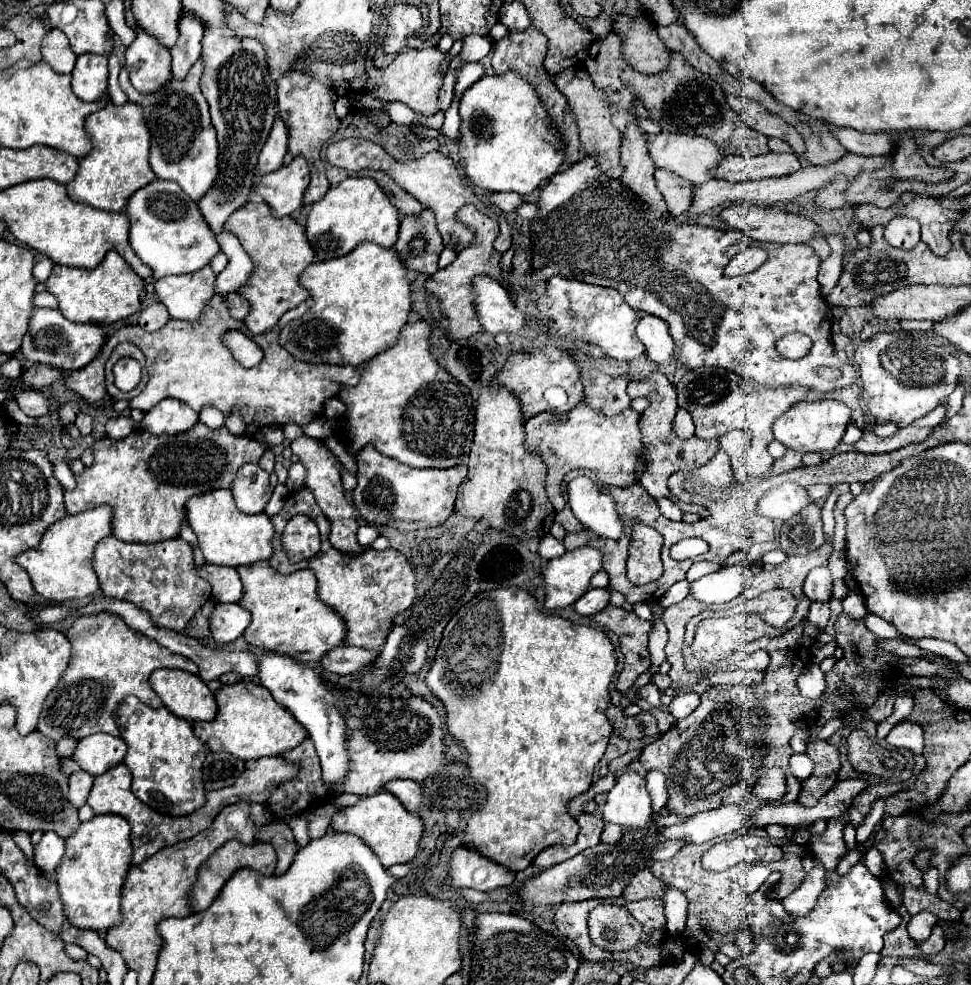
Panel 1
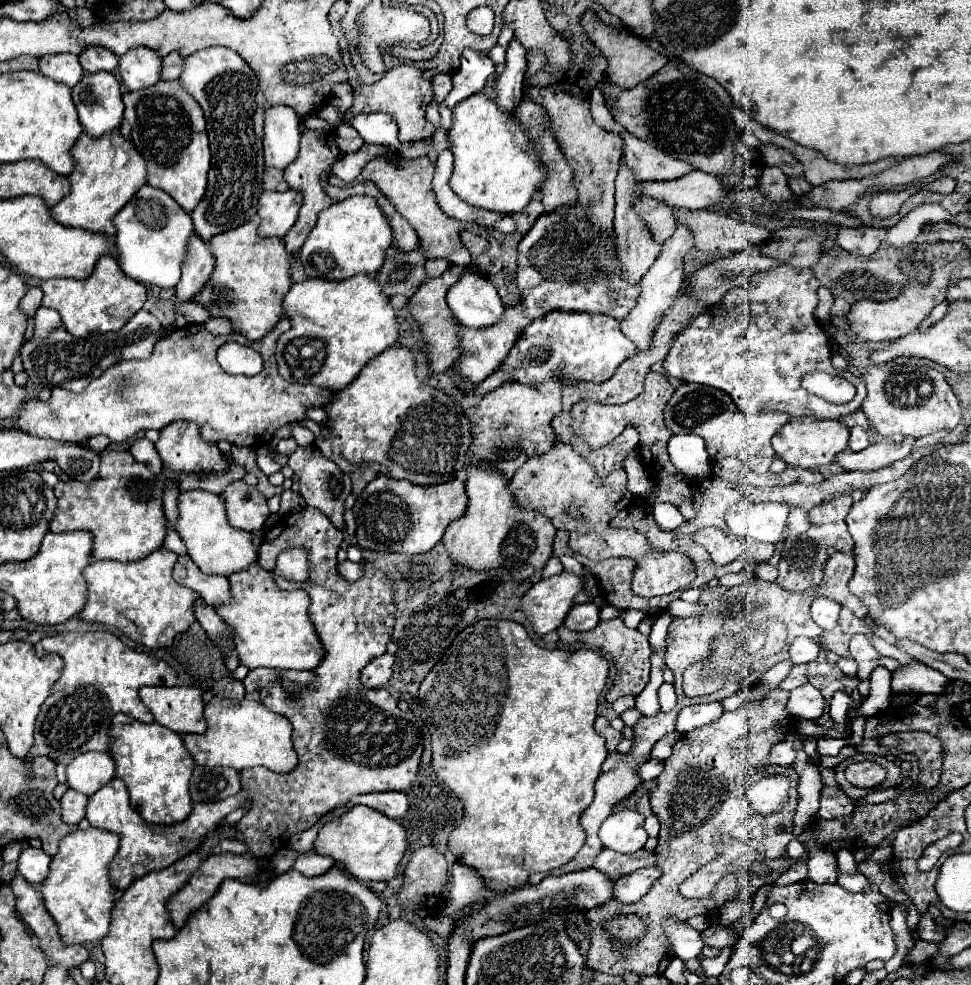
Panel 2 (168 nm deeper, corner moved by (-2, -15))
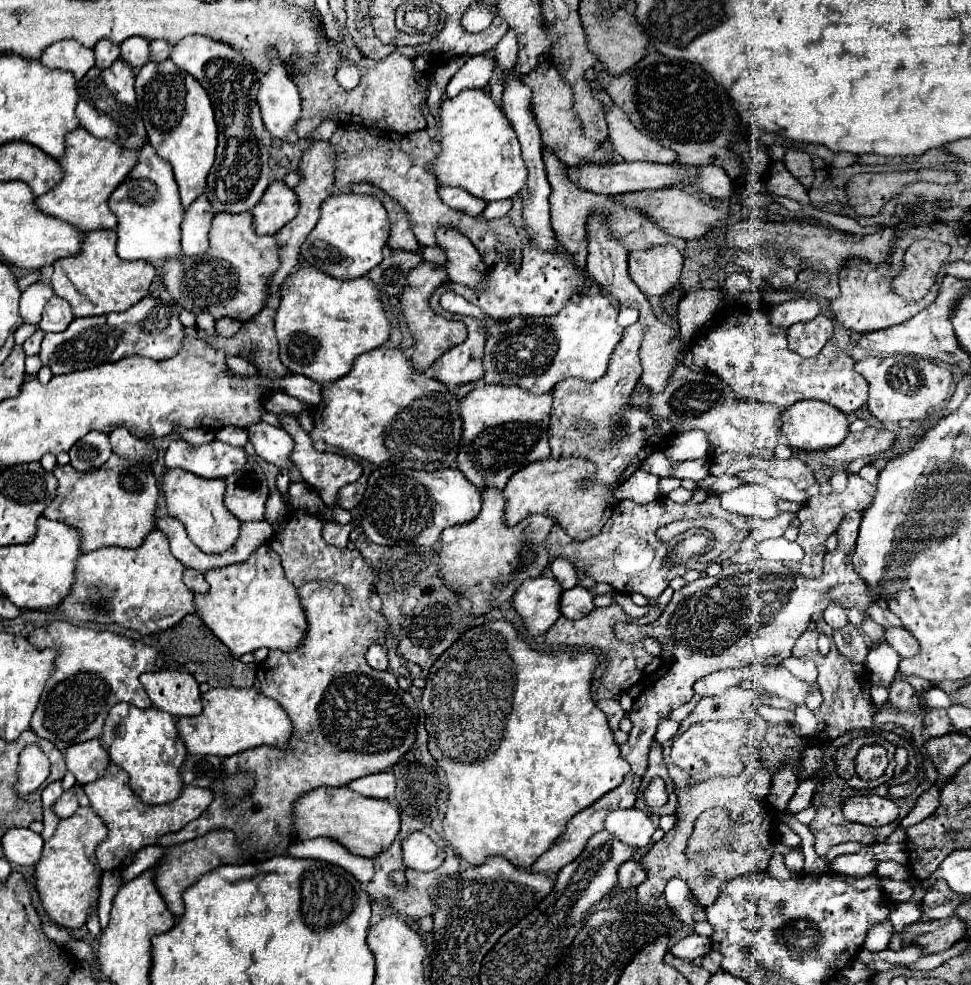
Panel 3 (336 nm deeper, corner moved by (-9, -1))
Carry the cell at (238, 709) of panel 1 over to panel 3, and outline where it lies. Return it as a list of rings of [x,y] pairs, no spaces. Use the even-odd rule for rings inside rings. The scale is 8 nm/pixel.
[[[210,688],[204,696],[204,710],[200,716],[192,718],[180,718],[178,720],[178,732],[184,738],[184,744],[188,748],[188,754],[216,754],[216,756],[232,756],[250,748],[258,746],[274,746],[278,750],[286,750],[290,746],[292,738],[292,720],[286,714],[286,710],[272,698],[266,698],[262,692],[256,692],[254,688]]]

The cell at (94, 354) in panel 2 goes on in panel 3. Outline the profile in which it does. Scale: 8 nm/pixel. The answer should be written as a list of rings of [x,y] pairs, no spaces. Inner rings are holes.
[[[146,296],[126,312],[110,312],[94,318],[74,318],[64,332],[46,334],[42,340],[40,360],[52,374],[68,374],[76,370],[88,370],[104,362],[118,362],[126,356],[146,356],[154,360],[170,358],[178,352],[182,340],[182,324],[178,320],[176,306],[162,298]]]

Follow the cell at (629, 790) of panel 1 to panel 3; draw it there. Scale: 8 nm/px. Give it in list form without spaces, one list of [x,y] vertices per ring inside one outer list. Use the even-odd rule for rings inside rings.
[[[618,808],[606,816],[606,830],[628,846],[646,848],[656,830],[656,822],[638,808]]]

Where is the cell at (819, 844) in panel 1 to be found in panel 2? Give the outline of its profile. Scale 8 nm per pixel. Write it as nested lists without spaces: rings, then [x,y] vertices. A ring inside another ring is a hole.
[[[839,872],[839,884],[851,892],[863,892],[863,888],[867,888],[867,878],[859,872],[855,872],[855,874]]]

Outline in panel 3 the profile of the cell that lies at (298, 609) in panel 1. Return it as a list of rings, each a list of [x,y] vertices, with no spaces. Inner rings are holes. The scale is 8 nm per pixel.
[[[268,544],[250,554],[250,560],[254,562],[244,562],[248,568],[244,568],[244,564],[234,564],[226,566],[226,570],[204,574],[210,590],[206,596],[194,596],[198,616],[204,618],[206,626],[214,630],[216,638],[220,638],[234,656],[242,656],[258,648],[282,652],[296,650],[308,630],[308,620],[296,586],[286,580],[280,558]]]

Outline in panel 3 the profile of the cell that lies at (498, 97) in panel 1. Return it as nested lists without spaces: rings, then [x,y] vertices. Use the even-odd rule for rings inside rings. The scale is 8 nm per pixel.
[[[472,88],[472,90],[460,92],[456,98],[448,98],[440,106],[440,134],[442,134],[442,140],[440,140],[442,150],[432,164],[432,172],[436,174],[440,184],[464,188],[466,192],[470,192],[486,202],[514,198],[516,194],[520,194],[524,190],[526,178],[528,178],[528,168],[522,160],[520,142],[514,134],[514,128],[510,126],[510,120],[506,118],[506,114],[502,114],[500,106],[492,100],[492,96],[486,90]]]

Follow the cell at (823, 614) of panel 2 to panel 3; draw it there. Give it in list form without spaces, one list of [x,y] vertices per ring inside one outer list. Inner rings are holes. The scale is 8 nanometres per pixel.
[[[830,602],[828,608],[824,610],[824,620],[826,620],[834,630],[838,630],[838,628],[842,628],[842,626],[846,624],[846,612],[844,612],[844,608],[842,608],[838,602]]]

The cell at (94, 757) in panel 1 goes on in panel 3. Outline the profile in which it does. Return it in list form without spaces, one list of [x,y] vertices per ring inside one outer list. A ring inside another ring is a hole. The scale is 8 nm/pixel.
[[[100,740],[74,744],[66,750],[66,766],[82,786],[98,780],[106,772],[108,764],[110,764],[110,756],[102,748]]]

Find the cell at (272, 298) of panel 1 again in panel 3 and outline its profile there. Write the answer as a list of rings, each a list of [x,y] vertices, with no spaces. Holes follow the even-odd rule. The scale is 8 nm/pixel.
[[[218,212],[214,214],[212,228],[210,228],[210,254],[204,254],[202,258],[174,258],[170,262],[164,262],[162,266],[162,282],[172,296],[176,304],[182,308],[198,314],[202,310],[210,310],[214,318],[230,316],[240,322],[248,322],[254,318],[268,300],[268,282],[274,276],[274,272],[280,268],[280,252],[278,252],[278,242],[274,236],[266,234],[260,236],[254,230],[254,216],[250,212],[240,212],[240,214],[228,214],[228,212]]]

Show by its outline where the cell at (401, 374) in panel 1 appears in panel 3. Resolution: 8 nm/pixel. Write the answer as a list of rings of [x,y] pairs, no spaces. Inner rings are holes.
[[[380,346],[358,356],[352,370],[344,378],[338,378],[322,386],[322,396],[324,396],[322,398],[324,408],[322,408],[321,418],[318,418],[319,423],[315,425],[315,430],[310,432],[314,447],[324,452],[324,447],[328,445],[336,451],[342,451],[348,455],[354,454],[355,460],[364,465],[362,478],[354,484],[344,486],[338,494],[340,506],[344,504],[342,506],[344,510],[352,510],[362,500],[369,475],[376,467],[390,464],[396,468],[434,472],[456,464],[456,456],[462,440],[462,418],[458,414],[460,400],[452,390],[448,390],[446,384],[438,382],[436,378],[418,374],[402,350]]]

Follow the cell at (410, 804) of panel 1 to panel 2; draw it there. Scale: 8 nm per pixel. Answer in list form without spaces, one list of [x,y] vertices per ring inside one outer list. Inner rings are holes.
[[[375,792],[375,794],[361,794],[351,798],[345,806],[355,806],[355,804],[365,804],[369,808],[375,808],[377,812],[401,820],[409,808],[409,800],[407,796],[403,796],[403,792]]]

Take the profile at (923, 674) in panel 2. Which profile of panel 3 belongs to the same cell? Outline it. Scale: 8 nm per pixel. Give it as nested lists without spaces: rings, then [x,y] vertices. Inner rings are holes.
[[[888,628],[886,630],[886,640],[902,658],[912,658],[920,652],[918,640],[904,628]]]

